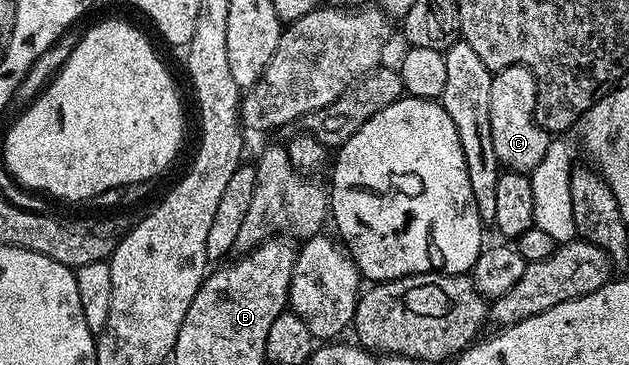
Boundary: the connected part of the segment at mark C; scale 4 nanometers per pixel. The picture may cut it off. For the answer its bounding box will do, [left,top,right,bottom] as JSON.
[491,64,551,174]

